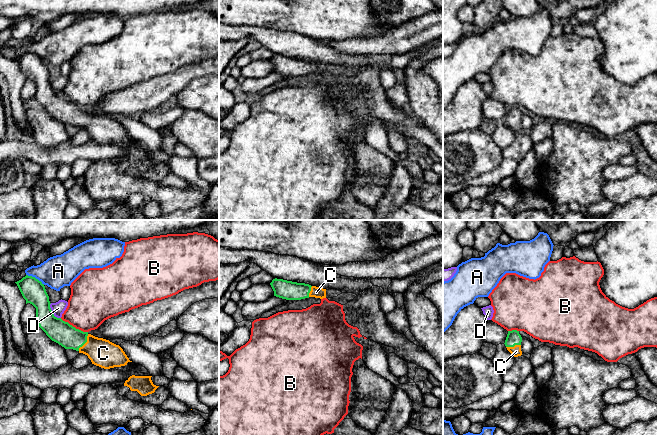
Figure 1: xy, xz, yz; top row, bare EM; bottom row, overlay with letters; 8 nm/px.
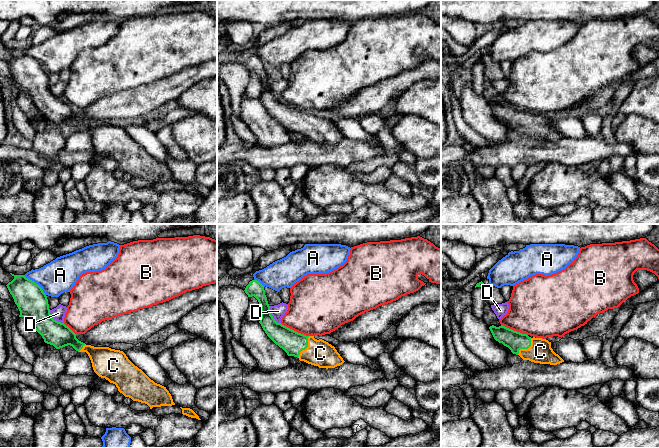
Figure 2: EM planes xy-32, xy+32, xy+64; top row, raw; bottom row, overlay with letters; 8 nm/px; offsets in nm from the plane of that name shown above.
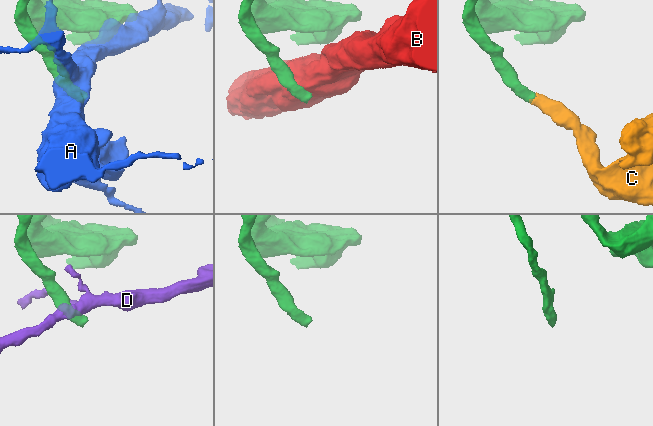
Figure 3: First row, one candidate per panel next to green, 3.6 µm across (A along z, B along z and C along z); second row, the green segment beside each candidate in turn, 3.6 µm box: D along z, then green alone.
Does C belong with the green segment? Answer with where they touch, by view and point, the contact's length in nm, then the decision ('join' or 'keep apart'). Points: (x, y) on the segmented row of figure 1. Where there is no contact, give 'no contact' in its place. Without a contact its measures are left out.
xy (85, 342) | 160 nm | join

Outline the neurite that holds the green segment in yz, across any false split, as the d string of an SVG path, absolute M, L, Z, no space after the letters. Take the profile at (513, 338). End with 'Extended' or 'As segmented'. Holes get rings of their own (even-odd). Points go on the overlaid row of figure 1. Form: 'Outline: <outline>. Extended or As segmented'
Outline: M512 330L512 331L508 331L508 334L507 334L507 337L506 337L504 344L507 348L507 350L514 357L518 357L518 356L522 355L521 342L522 342L522 337L519 334L519 331Z. Extended

